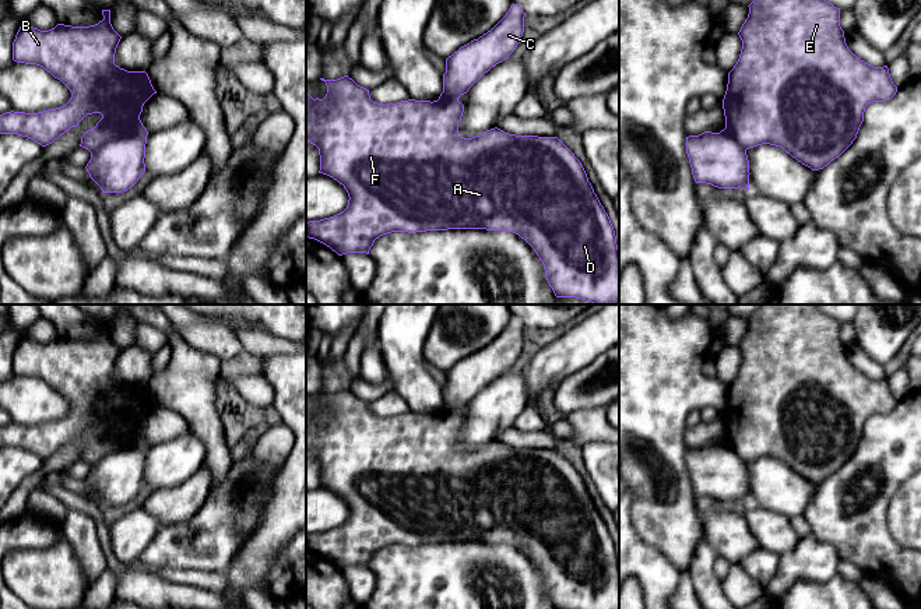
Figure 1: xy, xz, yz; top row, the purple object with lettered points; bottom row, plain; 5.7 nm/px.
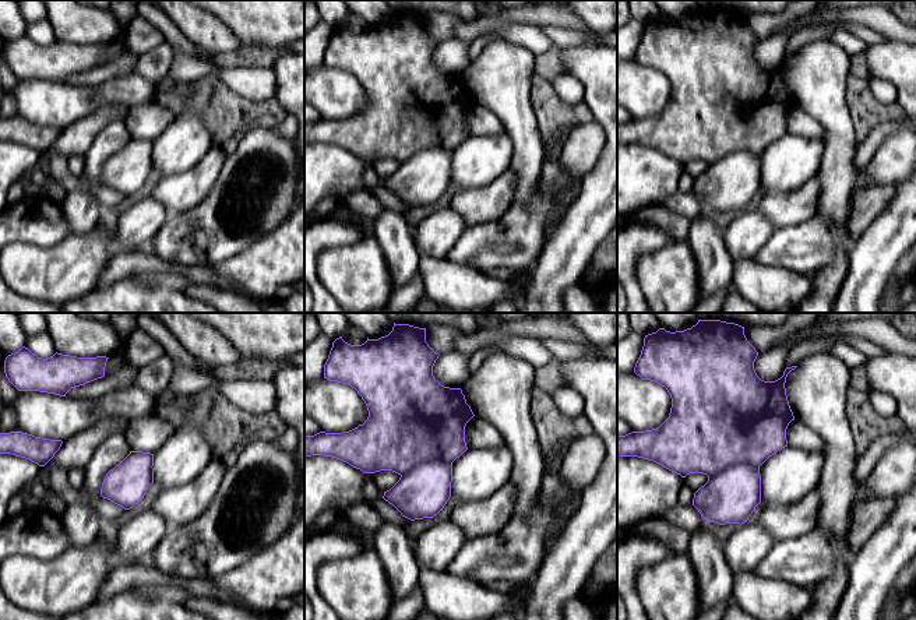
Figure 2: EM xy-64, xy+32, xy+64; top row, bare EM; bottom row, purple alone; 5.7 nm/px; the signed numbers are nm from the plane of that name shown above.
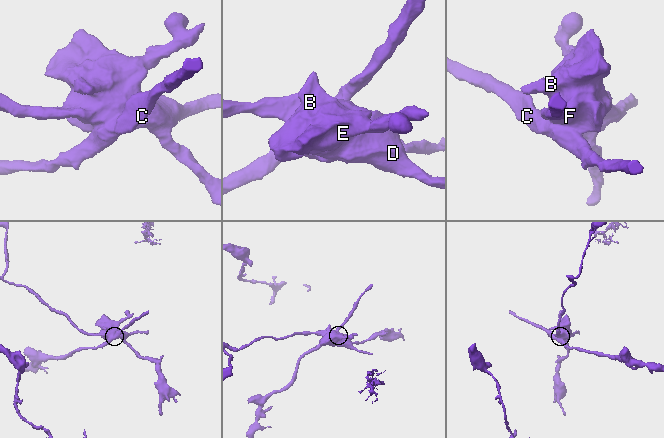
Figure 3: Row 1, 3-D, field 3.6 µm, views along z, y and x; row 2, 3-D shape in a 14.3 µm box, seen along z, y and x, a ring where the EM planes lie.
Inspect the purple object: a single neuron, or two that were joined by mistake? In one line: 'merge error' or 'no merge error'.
merge error

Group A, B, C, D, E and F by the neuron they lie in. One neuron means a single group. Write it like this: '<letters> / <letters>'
A B D E F / C

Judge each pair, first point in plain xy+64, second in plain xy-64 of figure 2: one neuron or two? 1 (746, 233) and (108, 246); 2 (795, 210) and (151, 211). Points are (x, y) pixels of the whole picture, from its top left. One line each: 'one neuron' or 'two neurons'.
1: two neurons
2: two neurons

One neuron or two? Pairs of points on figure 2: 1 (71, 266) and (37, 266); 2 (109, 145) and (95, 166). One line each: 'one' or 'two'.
1: one
2: one

